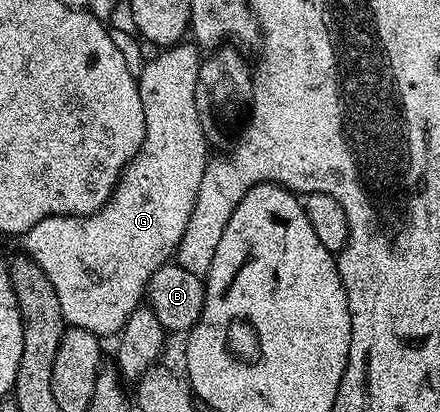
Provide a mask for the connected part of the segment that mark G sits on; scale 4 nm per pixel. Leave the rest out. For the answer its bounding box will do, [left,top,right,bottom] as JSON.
[23,42,211,338]

